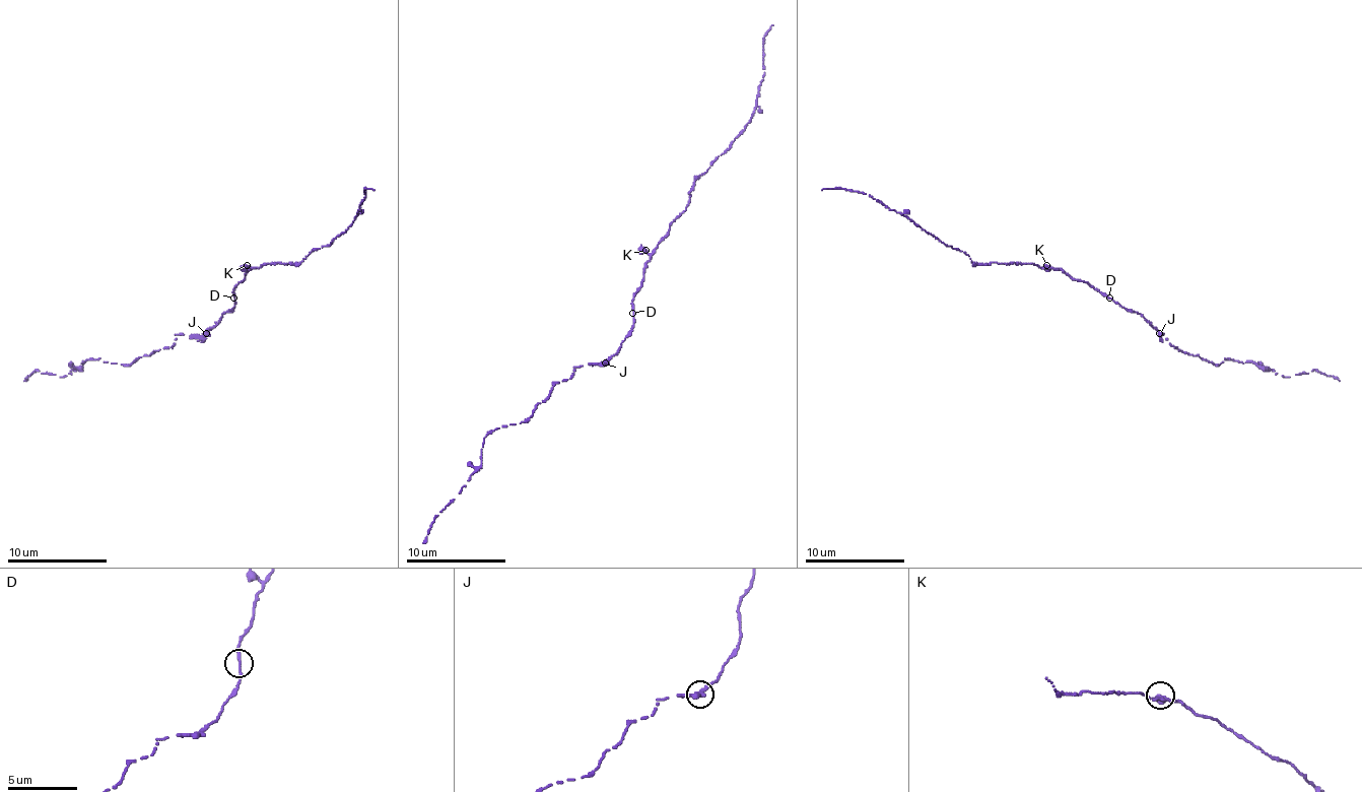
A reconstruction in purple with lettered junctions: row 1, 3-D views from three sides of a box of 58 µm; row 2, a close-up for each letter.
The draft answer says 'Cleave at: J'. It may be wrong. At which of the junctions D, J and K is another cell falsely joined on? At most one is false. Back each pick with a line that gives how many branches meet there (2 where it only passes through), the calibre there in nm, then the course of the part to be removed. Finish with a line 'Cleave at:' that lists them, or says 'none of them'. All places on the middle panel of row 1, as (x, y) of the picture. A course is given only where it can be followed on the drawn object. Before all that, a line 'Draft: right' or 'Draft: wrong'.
Draft: wrong
Cleave at: none of them

